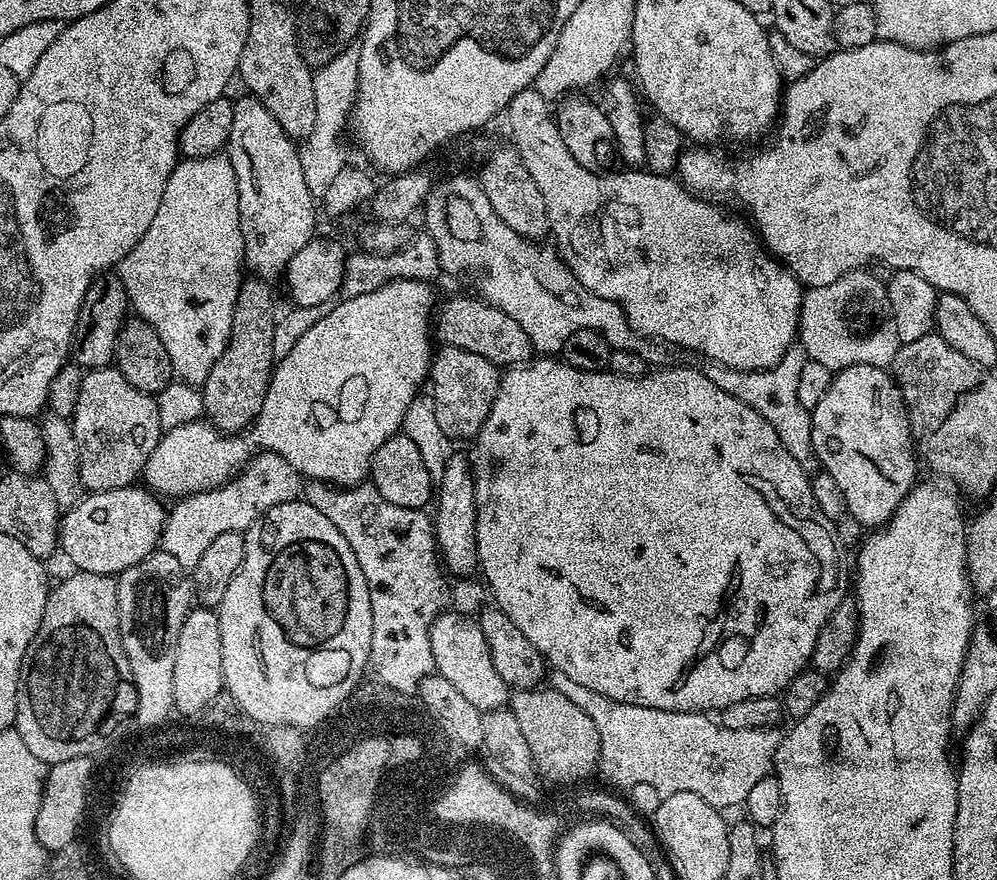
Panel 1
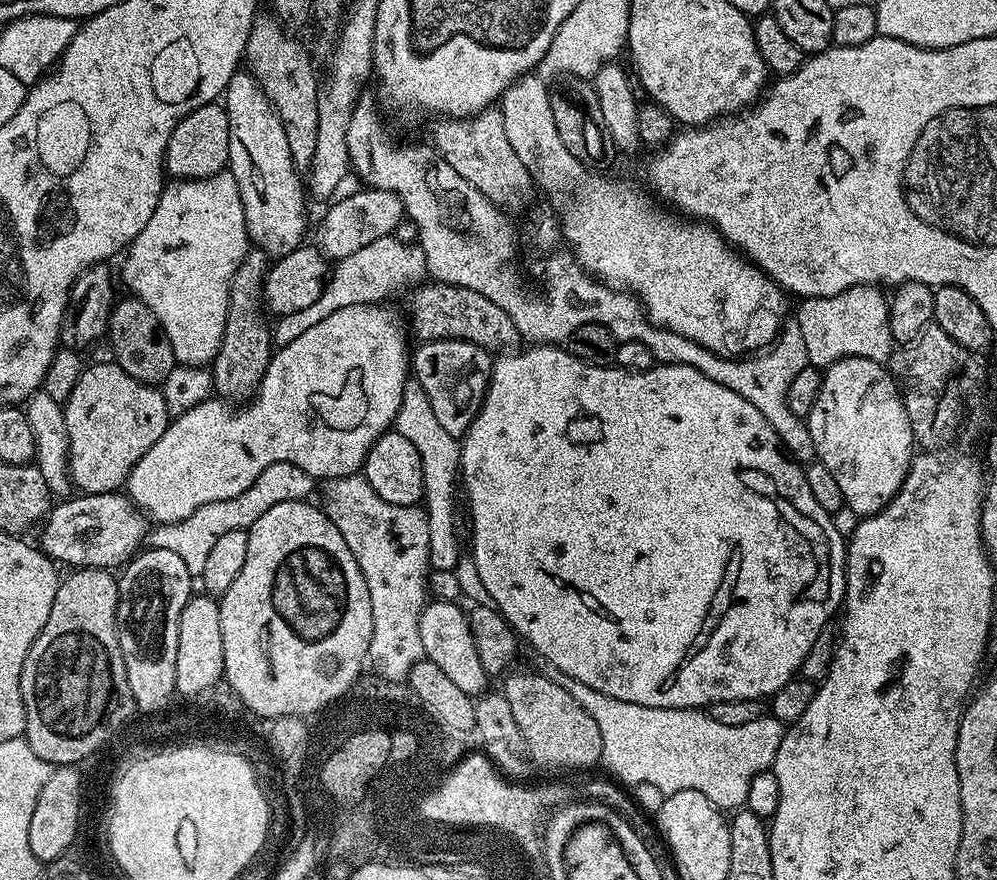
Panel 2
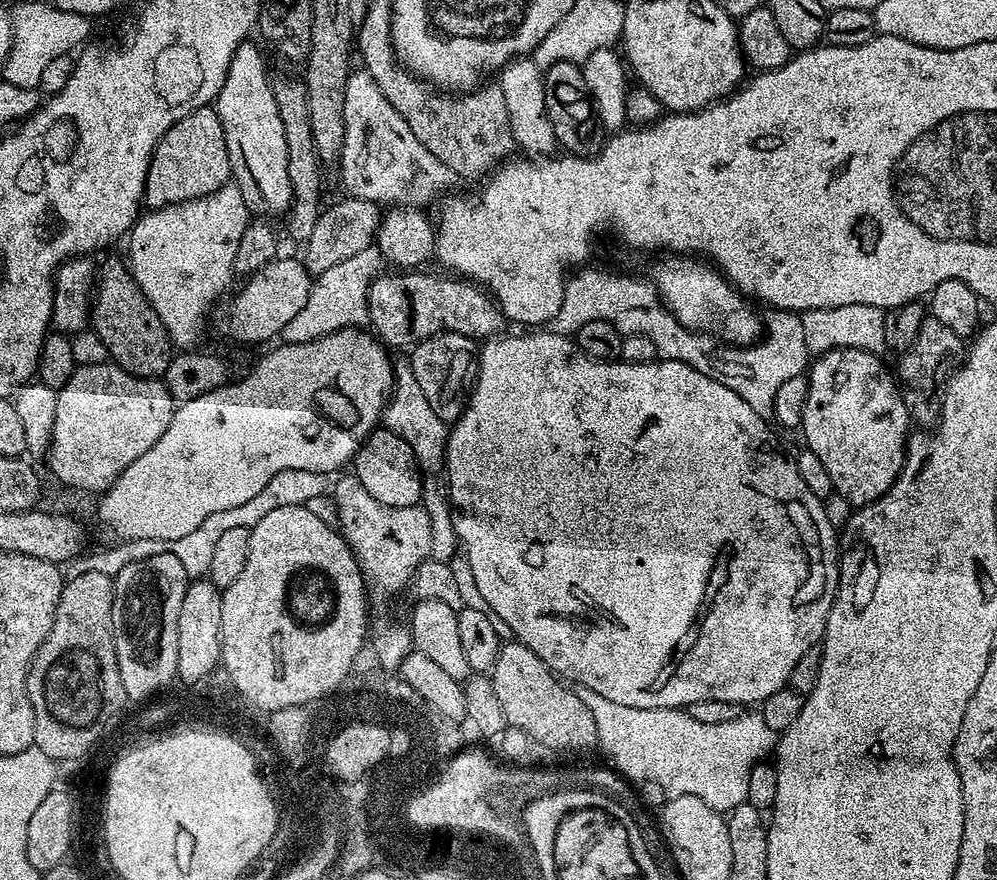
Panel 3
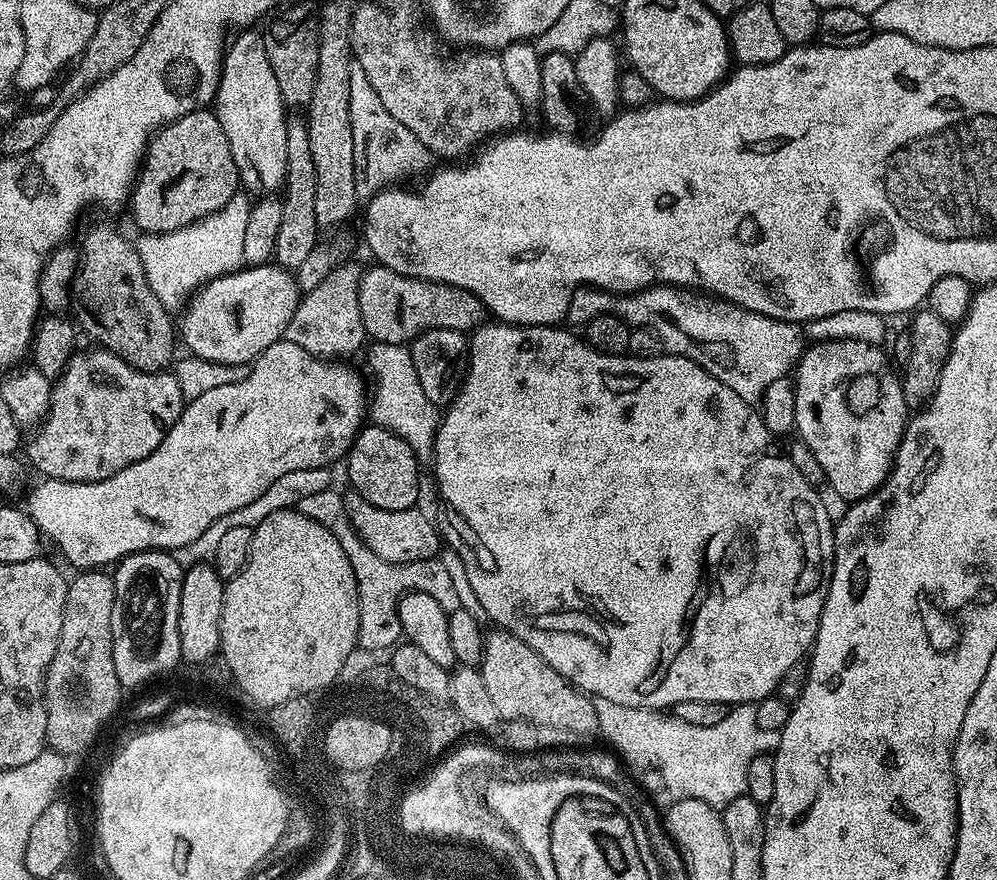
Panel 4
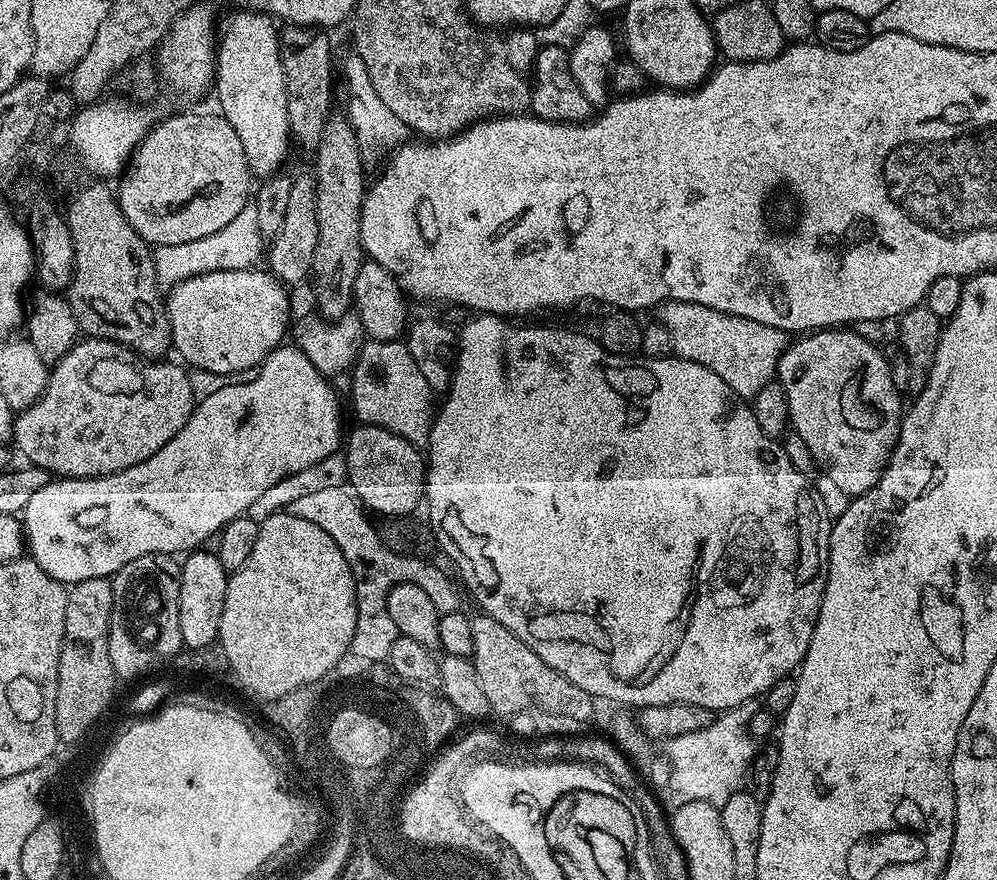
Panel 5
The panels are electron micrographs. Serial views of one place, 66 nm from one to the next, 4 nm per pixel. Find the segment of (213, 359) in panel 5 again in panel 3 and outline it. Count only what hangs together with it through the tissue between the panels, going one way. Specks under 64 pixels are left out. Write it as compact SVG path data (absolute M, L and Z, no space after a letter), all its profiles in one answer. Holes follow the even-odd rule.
M277 258L262 266L262 270L243 281L244 288L238 289L224 308L224 328L229 338L240 344L260 344L271 336L279 337L286 322L306 306L313 279L314 276L300 258Z

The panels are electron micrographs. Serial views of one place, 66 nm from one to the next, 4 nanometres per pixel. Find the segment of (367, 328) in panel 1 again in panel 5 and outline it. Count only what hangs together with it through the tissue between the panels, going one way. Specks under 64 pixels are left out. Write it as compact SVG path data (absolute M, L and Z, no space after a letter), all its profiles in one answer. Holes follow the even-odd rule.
M295 346L275 348L264 359L264 363L259 365L256 374L257 376L253 380L248 380L245 384L224 382L221 383L220 387L212 389L205 400L199 401L193 407L192 415L188 417L182 428L166 442L166 446L162 446L162 450L158 450L150 458L146 458L126 470L115 472L109 476L54 478L49 484L42 486L42 490L38 490L34 494L34 498L30 498L30 502L26 502L22 513L26 552L31 560L38 566L42 566L42 570L46 570L46 574L50 574L50 578L54 578L59 584L71 586L77 584L79 580L102 578L103 576L111 578L115 576L119 568L126 566L126 562L132 562L134 558L142 558L142 554L150 554L151 552L167 552L169 554L180 552L179 554L184 554L189 550L199 549L203 545L200 544L203 540L219 533L220 529L229 524L235 516L245 515L254 500L264 490L269 489L280 479L320 462L322 458L326 458L329 453L335 451L341 445L340 400L336 397L335 390L328 385L328 380L324 377L327 375L312 364L303 350Z

